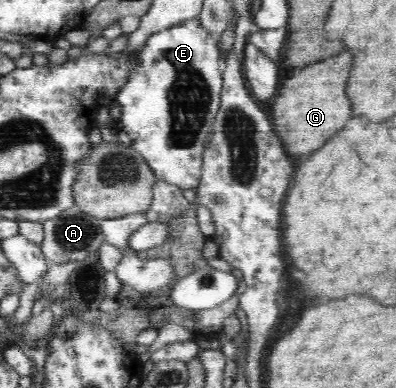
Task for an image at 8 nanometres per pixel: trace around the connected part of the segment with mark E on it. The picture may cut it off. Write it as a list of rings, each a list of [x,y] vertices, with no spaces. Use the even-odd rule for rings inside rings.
[[[197,19],[187,20],[177,26],[169,27],[168,29],[158,30],[158,33],[153,33],[142,47],[141,63],[137,65],[136,71],[130,73],[129,80],[126,81],[125,88],[122,94],[118,94],[118,102],[122,109],[120,118],[114,122],[113,131],[117,134],[118,142],[125,147],[132,148],[140,153],[144,161],[153,169],[158,180],[167,181],[172,185],[177,185],[181,190],[188,189],[196,190],[201,181],[201,171],[203,167],[203,153],[207,148],[209,136],[213,132],[213,123],[221,106],[221,91],[222,91],[222,76],[221,64],[218,61],[218,43],[219,37],[206,31],[198,22]]]

